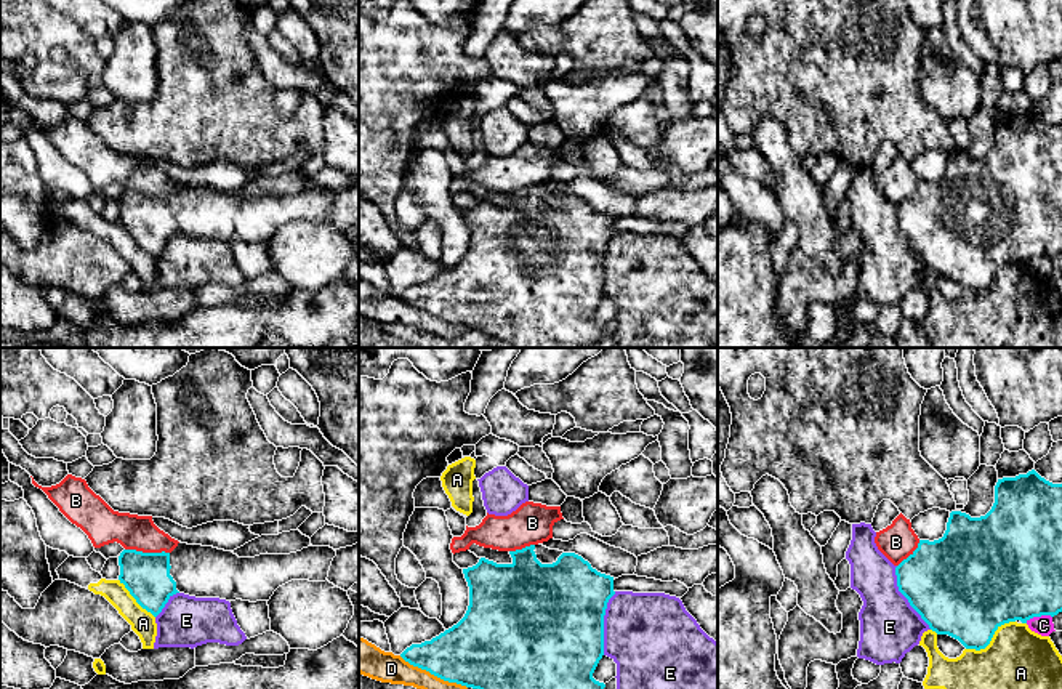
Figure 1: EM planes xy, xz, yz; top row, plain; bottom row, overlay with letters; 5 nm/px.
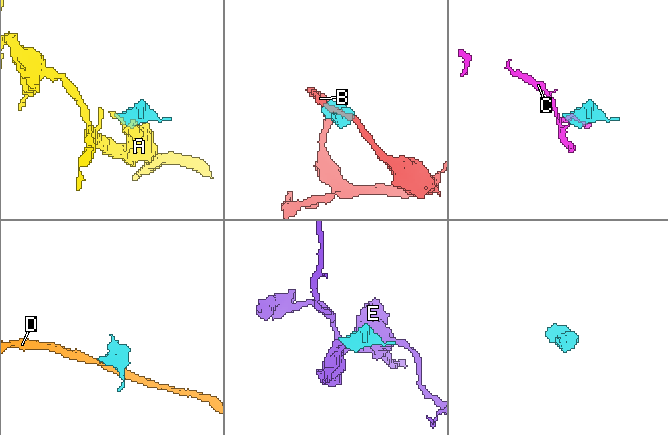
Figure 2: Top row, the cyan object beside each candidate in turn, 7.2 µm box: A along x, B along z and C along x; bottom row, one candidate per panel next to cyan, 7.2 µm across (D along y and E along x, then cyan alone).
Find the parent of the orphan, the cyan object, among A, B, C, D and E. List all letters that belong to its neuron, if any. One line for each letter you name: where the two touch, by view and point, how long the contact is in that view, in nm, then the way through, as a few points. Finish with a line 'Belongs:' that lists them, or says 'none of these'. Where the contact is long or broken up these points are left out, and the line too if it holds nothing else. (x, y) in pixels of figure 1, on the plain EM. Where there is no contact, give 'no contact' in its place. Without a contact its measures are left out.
Belongs: none of these

